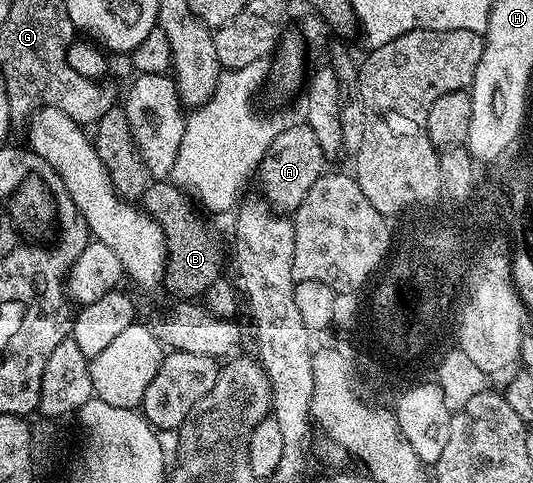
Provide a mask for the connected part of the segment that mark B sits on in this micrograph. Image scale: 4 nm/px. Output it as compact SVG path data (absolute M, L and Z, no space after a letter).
M155 180L143 193L141 206L167 234L169 286L171 282L172 292L179 294L175 296L183 300L195 300L206 295L209 284L213 284L224 273L223 246L219 243L218 232L195 211L197 206L192 195L170 180Z

